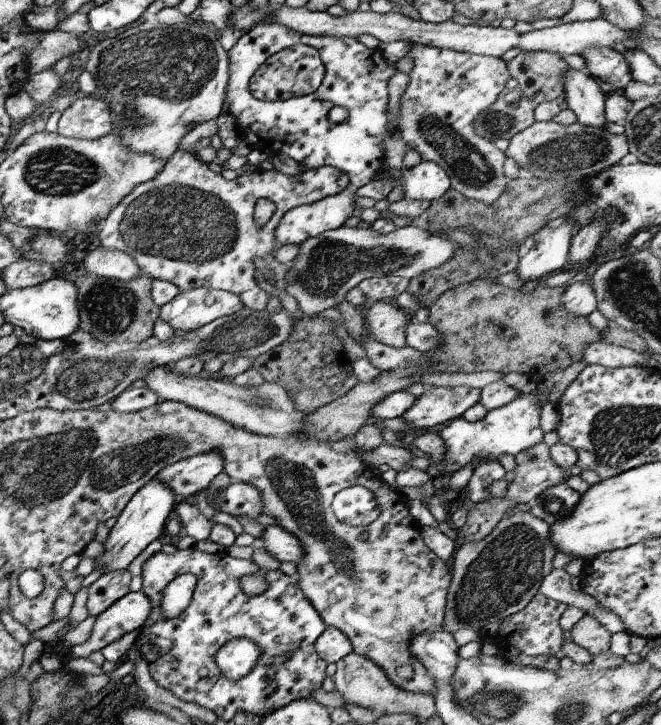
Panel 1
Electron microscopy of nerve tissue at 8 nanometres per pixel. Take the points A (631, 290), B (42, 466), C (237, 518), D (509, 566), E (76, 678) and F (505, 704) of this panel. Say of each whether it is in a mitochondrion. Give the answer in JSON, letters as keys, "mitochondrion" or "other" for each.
{"A":"mitochondrion","B":"mitochondrion","C":"other","D":"mitochondrion","E":"other","F":"mitochondrion"}

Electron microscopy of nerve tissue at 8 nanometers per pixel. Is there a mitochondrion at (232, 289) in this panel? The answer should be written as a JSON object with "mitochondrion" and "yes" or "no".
{"mitochondrion":"no"}

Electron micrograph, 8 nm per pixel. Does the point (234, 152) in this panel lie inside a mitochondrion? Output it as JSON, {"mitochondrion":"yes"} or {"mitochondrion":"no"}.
{"mitochondrion":"no"}

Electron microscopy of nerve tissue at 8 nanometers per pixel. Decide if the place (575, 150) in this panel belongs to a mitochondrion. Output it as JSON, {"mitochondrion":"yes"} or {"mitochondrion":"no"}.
{"mitochondrion":"yes"}

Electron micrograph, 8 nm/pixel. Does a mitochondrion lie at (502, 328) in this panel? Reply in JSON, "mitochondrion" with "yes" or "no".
{"mitochondrion":"no"}

